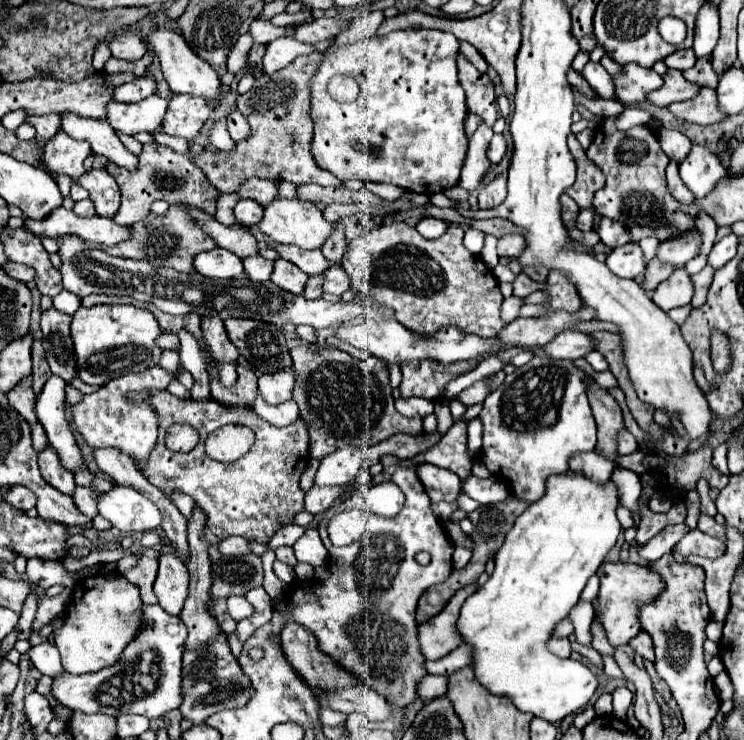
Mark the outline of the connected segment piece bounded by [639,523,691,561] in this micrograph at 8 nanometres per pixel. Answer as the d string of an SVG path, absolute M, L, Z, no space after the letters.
M681 523L681 525L669 525L669 527L665 527L665 529L661 529L647 545L639 547L639 555L645 557L645 559L649 559L649 561L657 561L657 559L661 559L665 553L669 553L671 547L673 547L681 537L685 537L689 531L691 531L691 529L689 529L685 523Z

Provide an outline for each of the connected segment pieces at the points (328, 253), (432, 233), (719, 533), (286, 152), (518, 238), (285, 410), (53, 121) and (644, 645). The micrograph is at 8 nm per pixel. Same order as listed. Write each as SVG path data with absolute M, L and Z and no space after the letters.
M339 221L337 225L339 225L339 229L335 229L335 233L325 241L325 245L321 247L321 253L325 255L327 261L331 261L335 265L341 265L341 257L347 249L347 239L343 235L343 221Z
M423 217L415 229L425 237L425 239L435 239L435 237L441 237L447 229L447 223L441 221L441 219L435 219L435 217Z
M700 513L698 516L697 528L704 533L727 541L725 527L718 524L713 517Z
M315 51L311 55L297 57L287 67L279 69L273 75L261 75L255 79L253 87L237 99L237 109L243 117L247 117L251 125L251 137L247 141L237 143L233 153L209 153L193 155L193 161L203 169L207 179L221 193L237 193L243 181L247 179L281 179L291 181L295 185L317 183L317 185L341 185L333 177L333 173L321 169L311 155L311 117L309 117L309 79L315 73L319 61L323 61L323 53Z
M505 235L497 243L497 253L501 257L519 257L525 251L527 243L523 235Z
M257 391L257 397L255 397L255 403L253 403L253 409L259 417L263 417L265 421L273 423L273 425L289 425L293 423L297 417L299 417L299 407L293 399L289 401L283 401L283 403L277 403L277 405L269 405L263 401L263 397L259 395Z
M49 114L43 116L28 116L27 123L31 123L37 129L37 139L41 139L43 143L49 141L57 129L59 129L59 114Z
M639 633L639 637L635 637L631 643L633 651L637 651L643 659L649 659L649 661L655 661L655 651L653 651L653 639L649 633Z

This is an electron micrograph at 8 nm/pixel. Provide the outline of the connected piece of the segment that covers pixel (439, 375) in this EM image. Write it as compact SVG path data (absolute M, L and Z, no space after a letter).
M481 357L481 359L465 359L465 361L455 361L455 363L439 363L439 361L435 361L435 359L419 359L419 361L403 361L401 363L401 373L403 373L403 381L401 381L401 385L399 385L399 391L401 391L401 397L403 399L407 399L407 397L423 397L423 399L429 399L429 401L439 401L439 399L443 399L443 393L445 393L445 385L451 381L451 379L455 379L455 377L459 377L459 375L463 375L463 373L469 373L471 369L475 369L481 361L483 361L485 357Z

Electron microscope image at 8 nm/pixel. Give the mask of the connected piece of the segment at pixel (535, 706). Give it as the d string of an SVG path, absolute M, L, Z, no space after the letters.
M575 471L551 475L545 481L545 495L531 503L507 533L499 553L495 555L495 571L489 581L479 587L475 595L467 597L461 607L457 629L465 637L465 643L473 647L473 667L477 681L491 693L515 701L519 711L533 713L551 723L557 723L567 715L583 709L599 689L599 677L585 663L579 659L561 659L553 655L545 643L549 641L553 627L565 619L571 607L579 601L587 579L597 573L599 565L613 549L621 533L621 525L615 515L617 507L619 491L611 479L597 483Z

